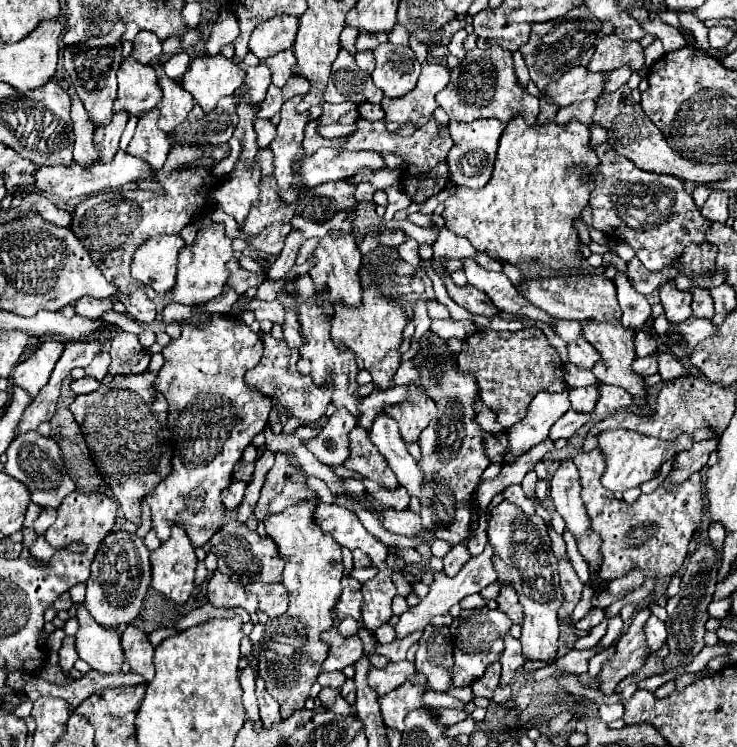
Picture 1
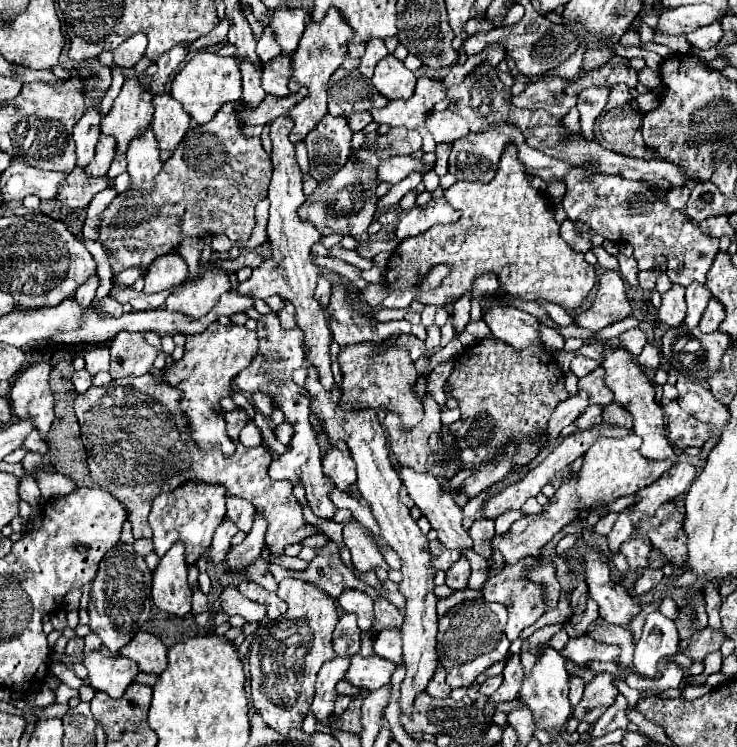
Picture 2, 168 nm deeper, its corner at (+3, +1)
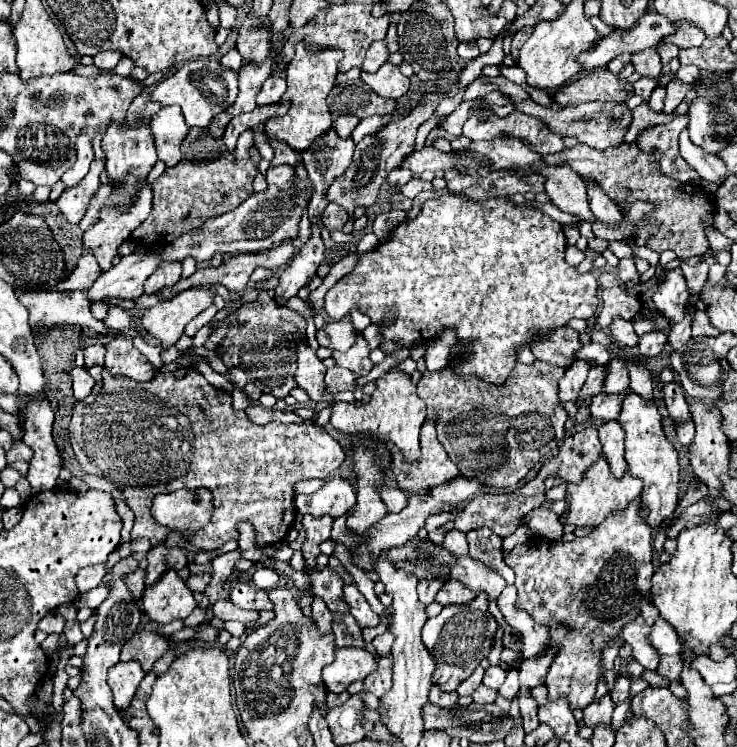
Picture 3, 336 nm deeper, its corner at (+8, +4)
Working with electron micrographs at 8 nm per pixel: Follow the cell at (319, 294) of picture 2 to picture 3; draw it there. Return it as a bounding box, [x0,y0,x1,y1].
[317,318,355,350]

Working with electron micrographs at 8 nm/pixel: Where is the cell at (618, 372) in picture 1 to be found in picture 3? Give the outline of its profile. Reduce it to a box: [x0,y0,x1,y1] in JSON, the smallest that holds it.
[619,390,679,528]

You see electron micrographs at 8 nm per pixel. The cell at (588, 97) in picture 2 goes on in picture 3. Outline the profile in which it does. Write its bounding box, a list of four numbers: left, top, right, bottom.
[583,180,623,222]

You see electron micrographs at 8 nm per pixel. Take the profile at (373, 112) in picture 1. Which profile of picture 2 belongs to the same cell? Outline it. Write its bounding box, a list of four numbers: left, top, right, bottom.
[348,111,372,133]

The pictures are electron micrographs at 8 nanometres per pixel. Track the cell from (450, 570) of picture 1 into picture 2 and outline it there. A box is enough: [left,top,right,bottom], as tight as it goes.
[446,557,470,591]

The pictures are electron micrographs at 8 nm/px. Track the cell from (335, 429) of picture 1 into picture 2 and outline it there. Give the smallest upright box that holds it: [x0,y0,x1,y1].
[324,443,356,491]

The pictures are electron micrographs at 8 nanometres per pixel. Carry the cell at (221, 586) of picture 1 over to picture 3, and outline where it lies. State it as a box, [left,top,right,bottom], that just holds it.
[213,600,259,624]

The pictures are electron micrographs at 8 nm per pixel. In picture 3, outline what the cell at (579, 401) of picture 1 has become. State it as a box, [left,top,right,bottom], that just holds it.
[603,360,629,394]

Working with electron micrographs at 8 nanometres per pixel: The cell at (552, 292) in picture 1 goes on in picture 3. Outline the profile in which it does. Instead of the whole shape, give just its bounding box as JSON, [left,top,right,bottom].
[595,284,639,330]

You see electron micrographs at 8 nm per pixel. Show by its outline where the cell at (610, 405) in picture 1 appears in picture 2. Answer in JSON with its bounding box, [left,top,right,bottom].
[604,403,632,429]

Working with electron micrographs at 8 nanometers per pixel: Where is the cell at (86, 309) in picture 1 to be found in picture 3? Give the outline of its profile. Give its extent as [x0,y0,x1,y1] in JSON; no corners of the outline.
[103,304,131,330]

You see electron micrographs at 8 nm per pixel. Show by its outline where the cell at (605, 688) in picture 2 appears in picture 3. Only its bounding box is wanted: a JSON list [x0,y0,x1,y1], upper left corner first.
[583,694,615,726]

